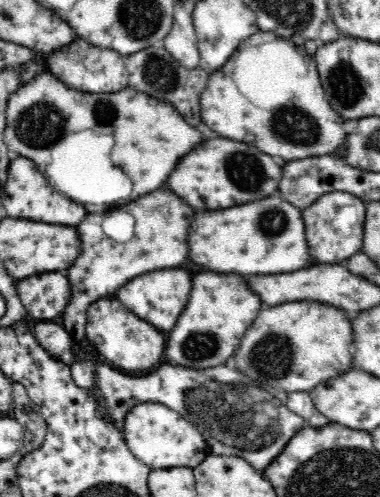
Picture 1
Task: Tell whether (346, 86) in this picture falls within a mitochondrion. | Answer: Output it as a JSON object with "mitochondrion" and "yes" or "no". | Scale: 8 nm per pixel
{"mitochondrion":"yes"}

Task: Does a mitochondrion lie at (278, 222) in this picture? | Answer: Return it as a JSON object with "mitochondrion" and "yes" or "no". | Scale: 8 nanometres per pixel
{"mitochondrion":"yes"}

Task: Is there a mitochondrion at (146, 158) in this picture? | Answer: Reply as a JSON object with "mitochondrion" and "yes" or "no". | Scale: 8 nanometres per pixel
{"mitochondrion":"no"}

